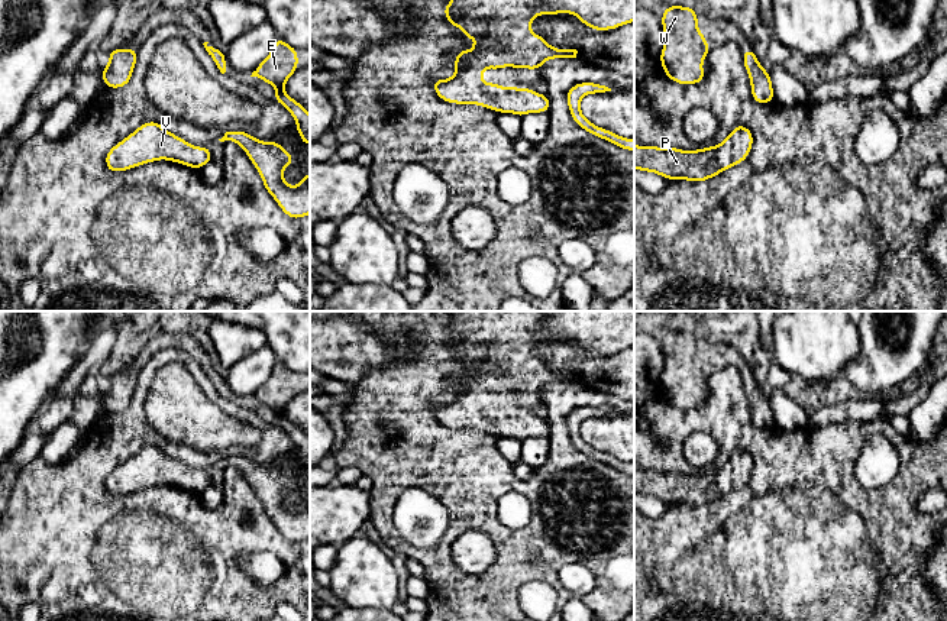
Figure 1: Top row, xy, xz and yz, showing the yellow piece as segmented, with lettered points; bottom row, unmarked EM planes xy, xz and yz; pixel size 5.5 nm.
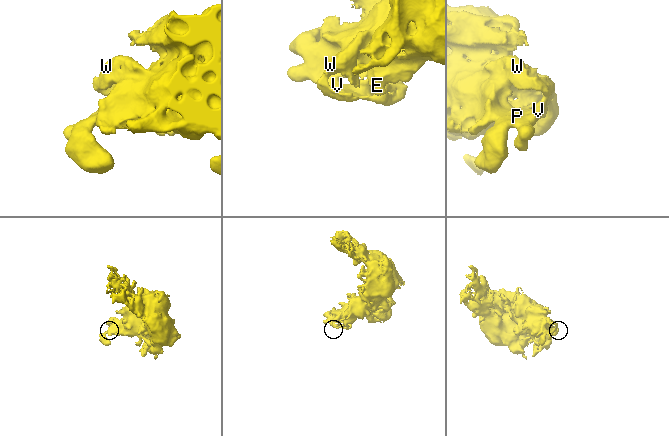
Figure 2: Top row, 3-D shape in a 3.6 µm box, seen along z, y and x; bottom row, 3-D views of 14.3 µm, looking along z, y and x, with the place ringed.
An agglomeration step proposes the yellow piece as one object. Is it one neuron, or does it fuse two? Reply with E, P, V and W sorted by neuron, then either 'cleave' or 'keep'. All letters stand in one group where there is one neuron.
groups E P V W; keep

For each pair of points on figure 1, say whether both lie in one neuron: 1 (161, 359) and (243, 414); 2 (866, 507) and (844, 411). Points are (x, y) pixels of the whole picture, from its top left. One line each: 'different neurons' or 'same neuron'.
1: same neuron
2: different neurons

